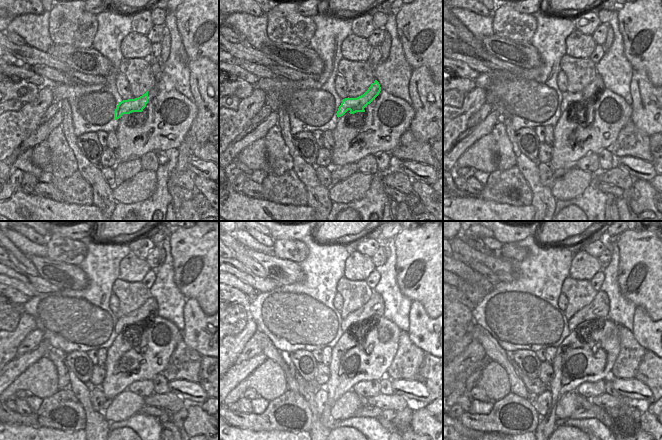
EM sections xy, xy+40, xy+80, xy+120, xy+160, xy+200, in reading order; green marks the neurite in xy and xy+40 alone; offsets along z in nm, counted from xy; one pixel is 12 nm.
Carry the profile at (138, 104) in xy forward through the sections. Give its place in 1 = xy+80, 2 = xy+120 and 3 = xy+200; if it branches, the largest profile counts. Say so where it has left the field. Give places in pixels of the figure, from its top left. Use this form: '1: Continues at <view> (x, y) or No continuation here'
1: Continues at xy+80 (584, 97)
2: Continues at xy+120 (149, 309)
3: Continues at xy+200 (599, 307)

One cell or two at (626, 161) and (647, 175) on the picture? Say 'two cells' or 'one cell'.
one cell

